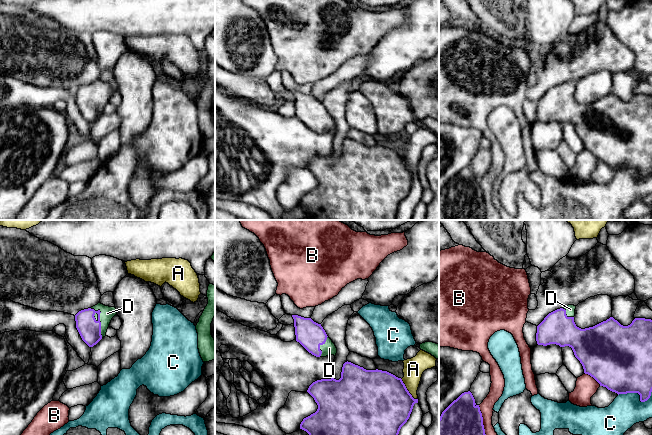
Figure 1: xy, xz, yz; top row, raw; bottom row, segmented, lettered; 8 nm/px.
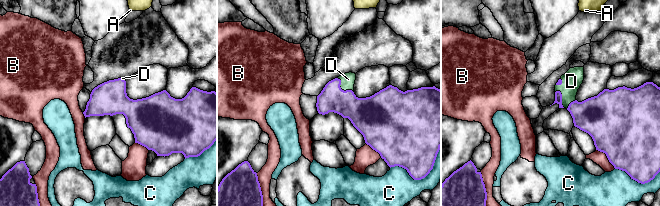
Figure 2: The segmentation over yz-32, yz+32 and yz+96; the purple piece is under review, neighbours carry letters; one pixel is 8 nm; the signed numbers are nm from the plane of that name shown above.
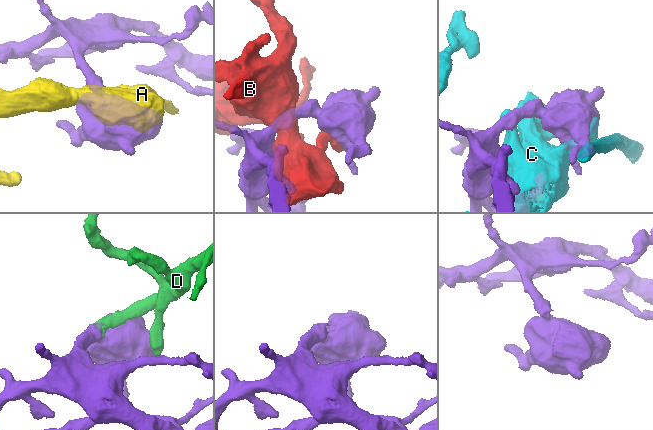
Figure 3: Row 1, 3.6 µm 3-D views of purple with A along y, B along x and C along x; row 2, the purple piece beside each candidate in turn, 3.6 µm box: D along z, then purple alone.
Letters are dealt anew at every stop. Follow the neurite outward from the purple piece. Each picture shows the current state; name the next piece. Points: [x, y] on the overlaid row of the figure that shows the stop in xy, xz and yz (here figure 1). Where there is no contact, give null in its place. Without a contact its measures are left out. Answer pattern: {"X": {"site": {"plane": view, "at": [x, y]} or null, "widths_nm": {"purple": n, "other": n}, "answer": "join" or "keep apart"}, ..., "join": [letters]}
{"A": {"site": {"plane": "xz", "at": [407, 390]}, "widths_nm": {"purple": 500, "other": 160}, "answer": "keep apart"}, "B": {"site": {"plane": "yz", "at": [482, 420]}, "widths_nm": {"purple": 280, "other": 110}, "answer": "keep apart"}, "C": {"site": {"plane": "yz", "at": [638, 393]}, "widths_nm": {"purple": 440, "other": 260}, "answer": "keep apart"}, "D": {"site": {"plane": "xy", "at": [100, 322]}, "widths_nm": {"purple": 180, "other": 110}, "answer": "join"}, "join": ["D"]}

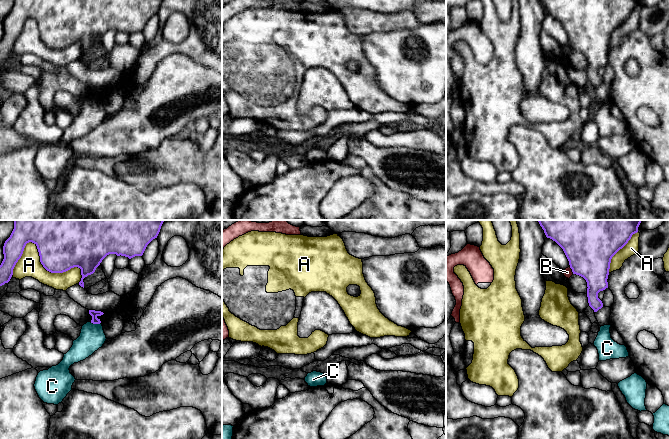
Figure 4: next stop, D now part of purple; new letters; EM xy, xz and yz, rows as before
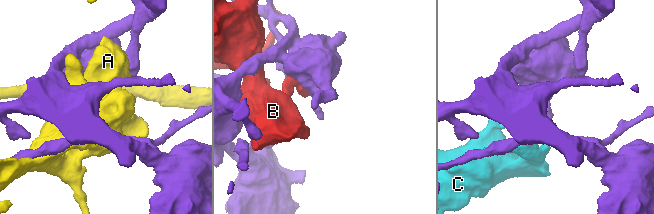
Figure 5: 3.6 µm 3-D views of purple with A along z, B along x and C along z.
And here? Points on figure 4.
{"A": {"site": {"plane": "xy", "at": [41, 263]}, "widths_nm": {"purple": 440, "other": 190}, "answer": "keep apart"}, "B": {"site": {"plane": "yz", "at": [572, 270]}, "widths_nm": {"purple": 420, "other": 70}, "answer": "keep apart"}, "C": {"site": {"plane": "xy", "at": [95, 323]}, "widths_nm": {"purple": 60, "other": 200}, "answer": "keep apart"}, "join": []}

